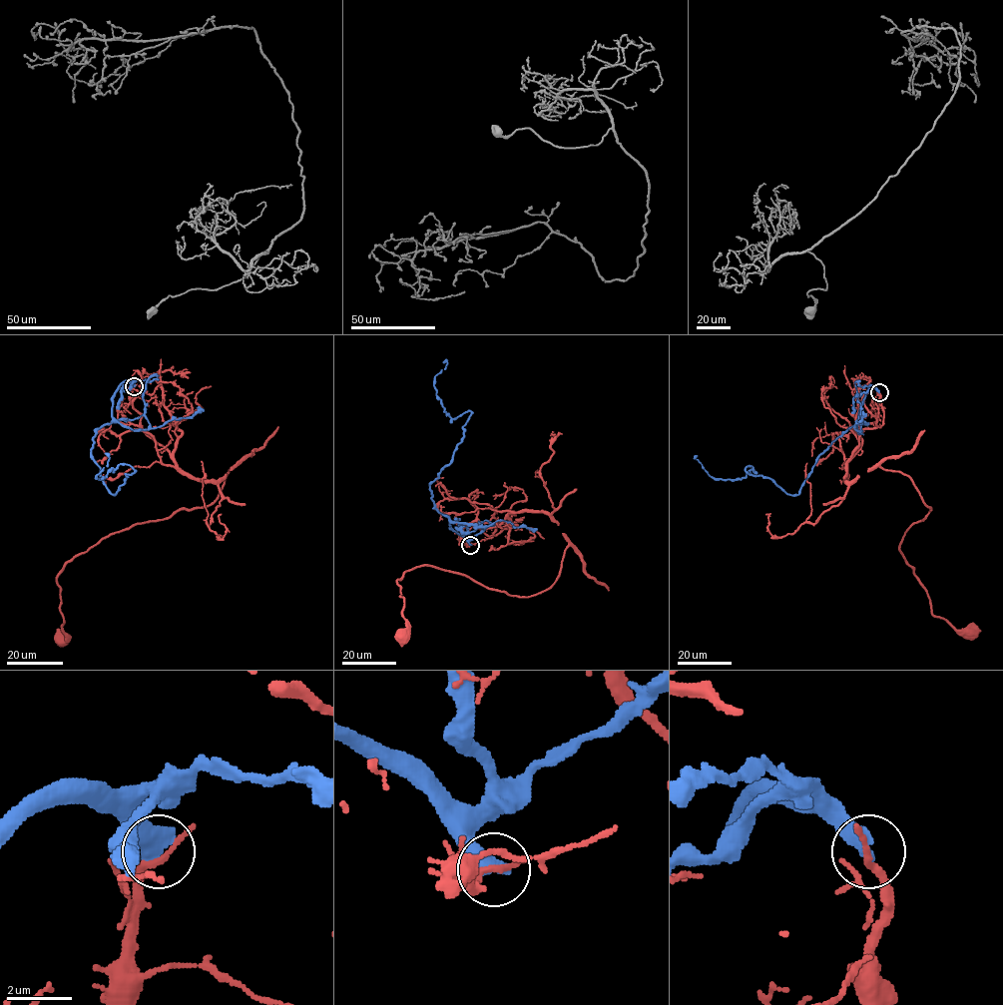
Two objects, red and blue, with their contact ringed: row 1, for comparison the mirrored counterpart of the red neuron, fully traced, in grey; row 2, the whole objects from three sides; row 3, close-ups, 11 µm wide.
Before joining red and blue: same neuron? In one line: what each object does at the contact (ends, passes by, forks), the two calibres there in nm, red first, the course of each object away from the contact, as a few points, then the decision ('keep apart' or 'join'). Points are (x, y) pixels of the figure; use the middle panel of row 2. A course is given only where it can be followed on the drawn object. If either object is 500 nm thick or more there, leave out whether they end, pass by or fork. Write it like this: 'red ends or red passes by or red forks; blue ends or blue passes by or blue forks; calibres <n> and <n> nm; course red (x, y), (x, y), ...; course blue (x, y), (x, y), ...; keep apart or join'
calibres 180 and 550 nm; course red (471, 544), (468, 524), (525, 511), (568, 542), (529, 597), (407, 570), (402, 637); course blue (470, 544), (431, 499), (430, 484), (452, 459), (471, 412), (451, 418), (444, 410), (434, 386), (443, 362); keep apart

